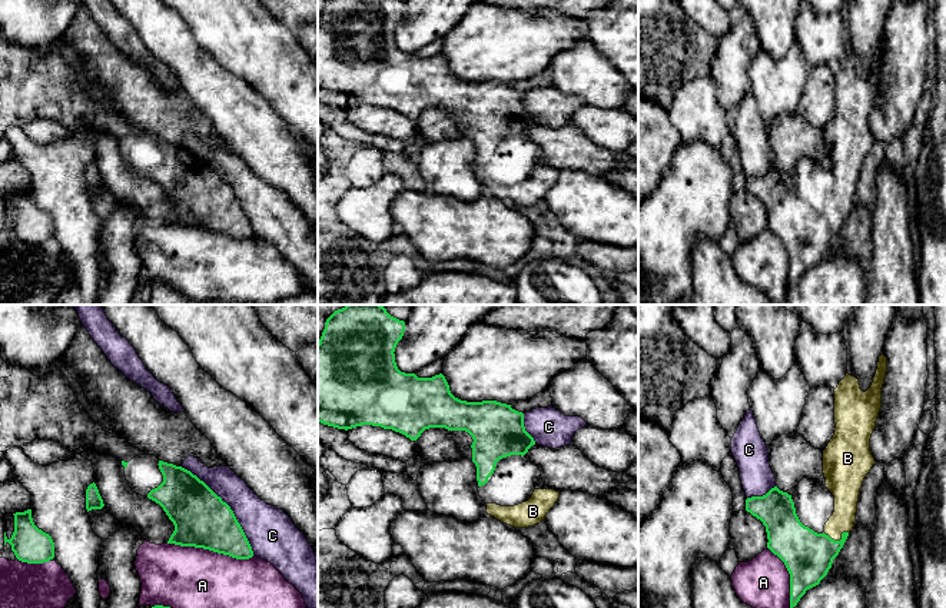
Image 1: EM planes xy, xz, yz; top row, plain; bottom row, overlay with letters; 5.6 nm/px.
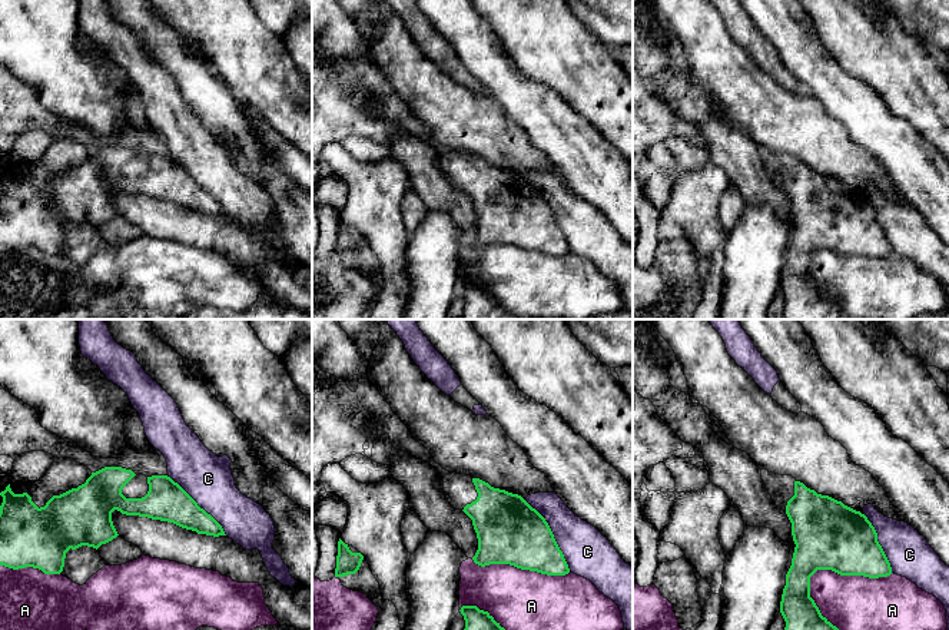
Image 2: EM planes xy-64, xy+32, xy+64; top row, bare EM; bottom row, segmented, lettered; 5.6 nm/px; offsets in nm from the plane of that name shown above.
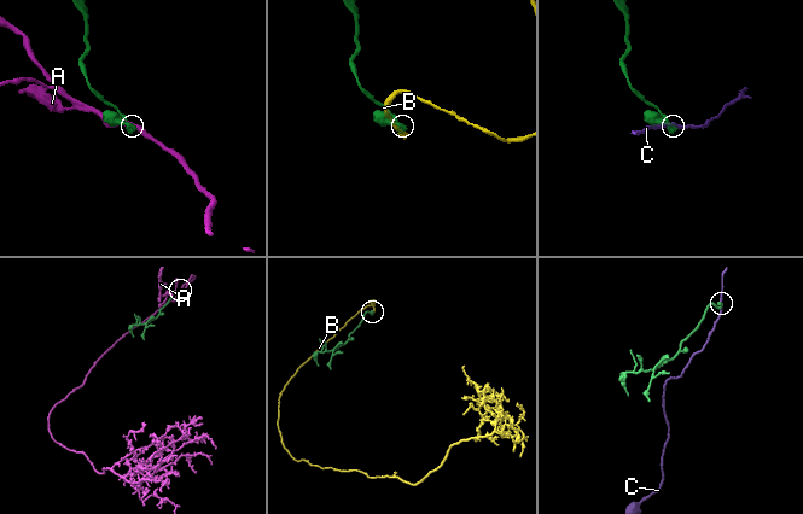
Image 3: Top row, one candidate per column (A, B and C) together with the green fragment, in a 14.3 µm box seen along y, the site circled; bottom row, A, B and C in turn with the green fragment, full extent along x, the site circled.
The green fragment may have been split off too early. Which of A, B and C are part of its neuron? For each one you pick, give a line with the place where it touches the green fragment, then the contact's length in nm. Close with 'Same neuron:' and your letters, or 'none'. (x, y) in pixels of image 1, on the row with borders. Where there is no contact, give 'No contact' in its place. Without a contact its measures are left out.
B: Touches green at yz (837, 541). Shared border 140 nm
Same neuron: B

